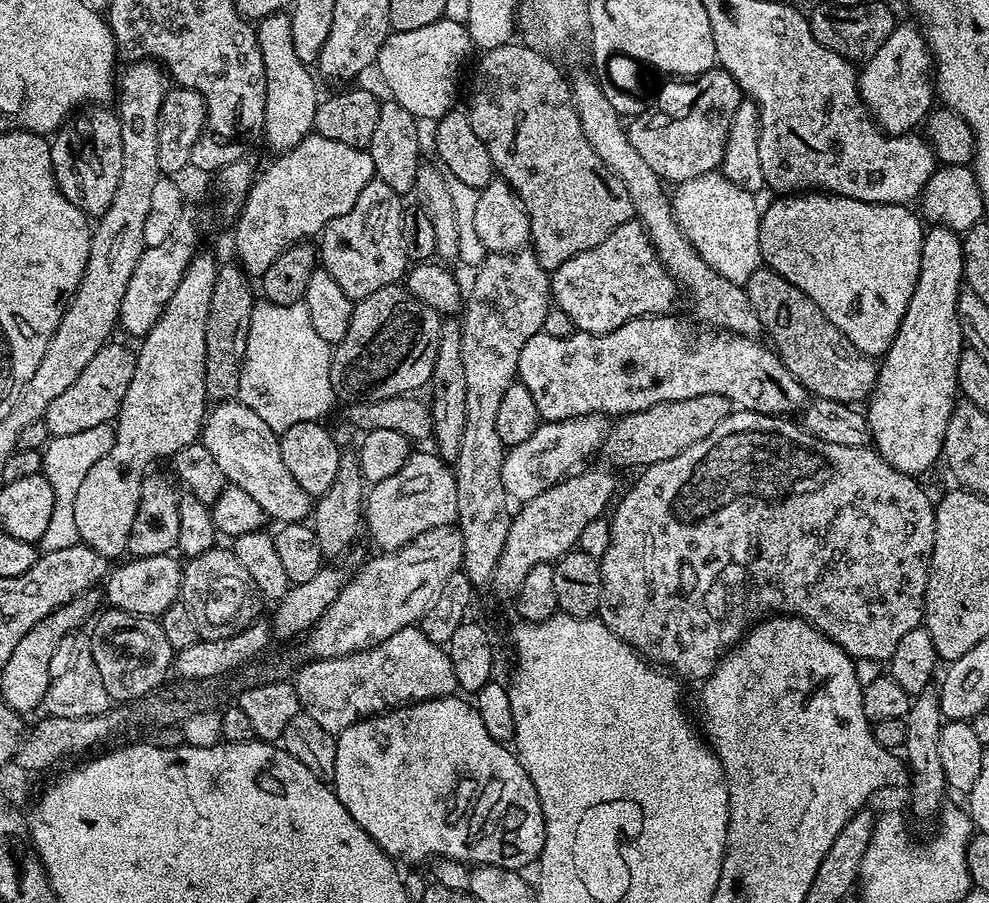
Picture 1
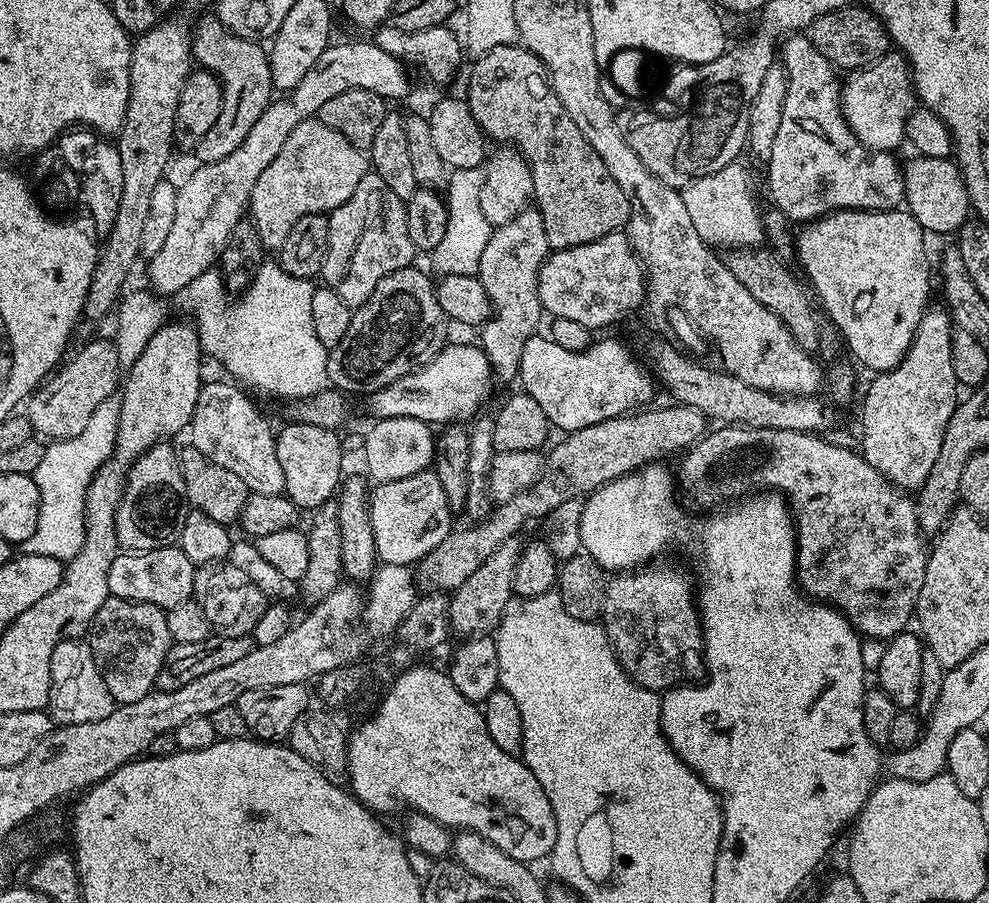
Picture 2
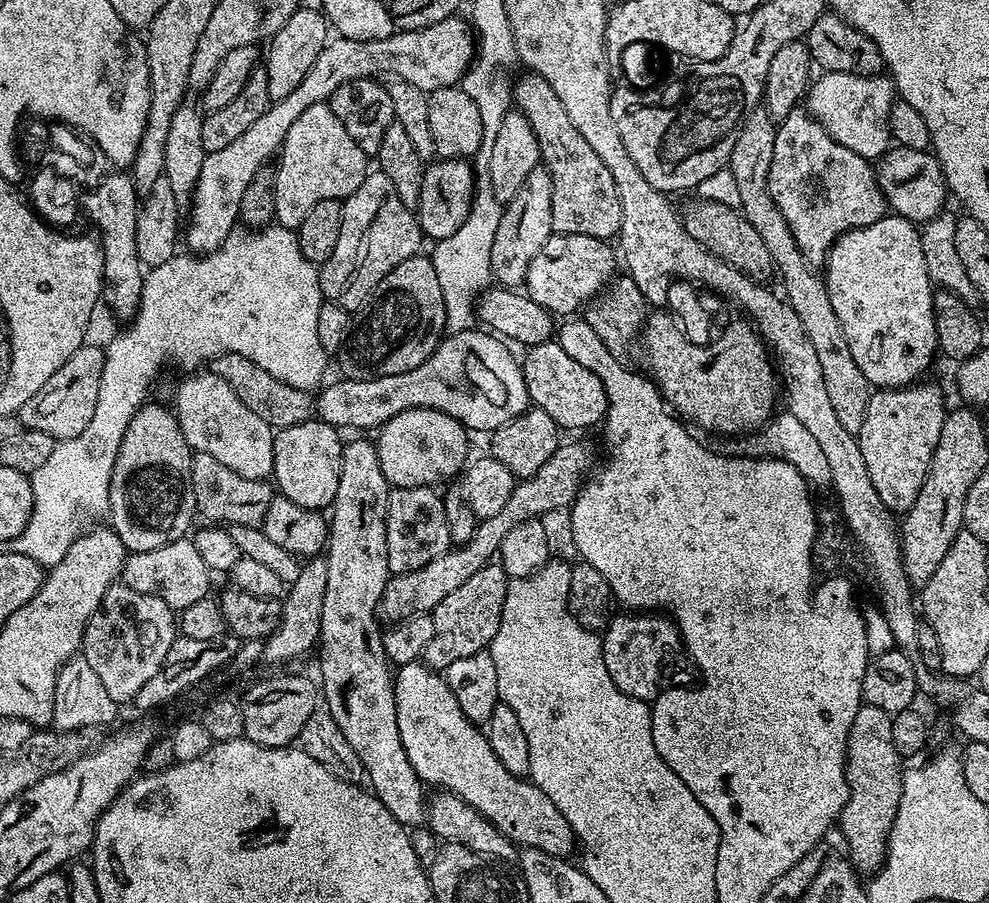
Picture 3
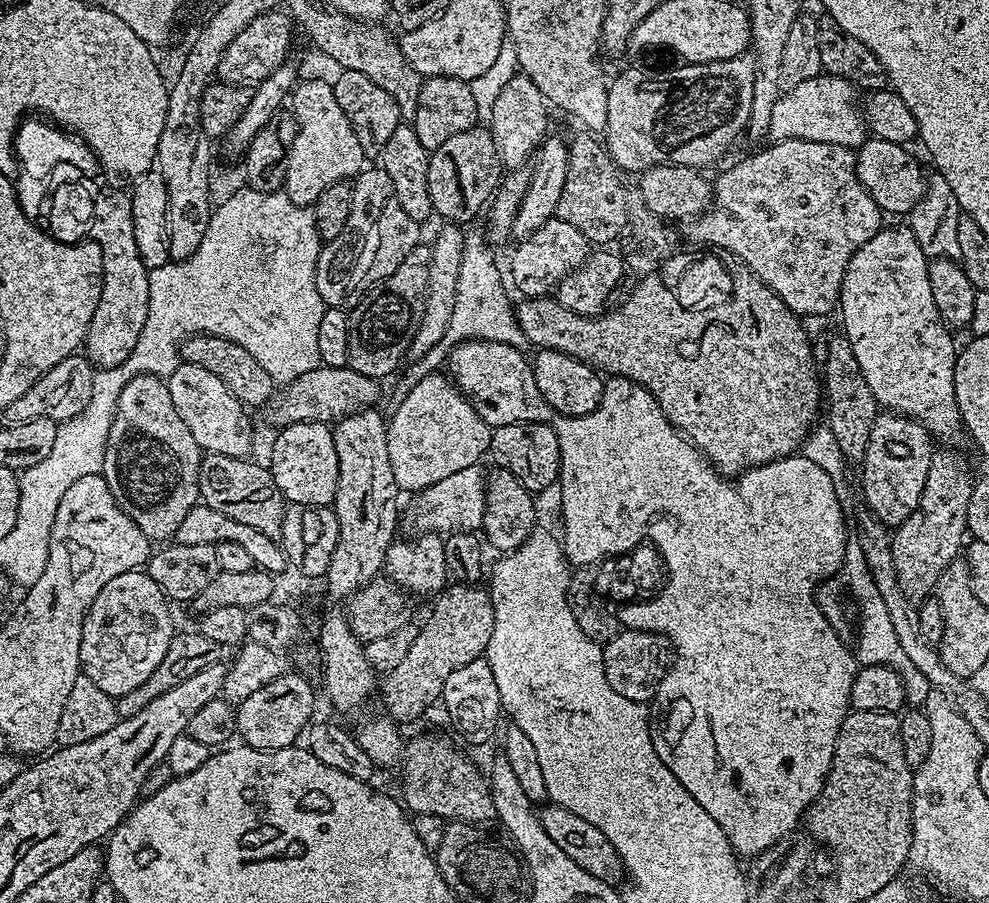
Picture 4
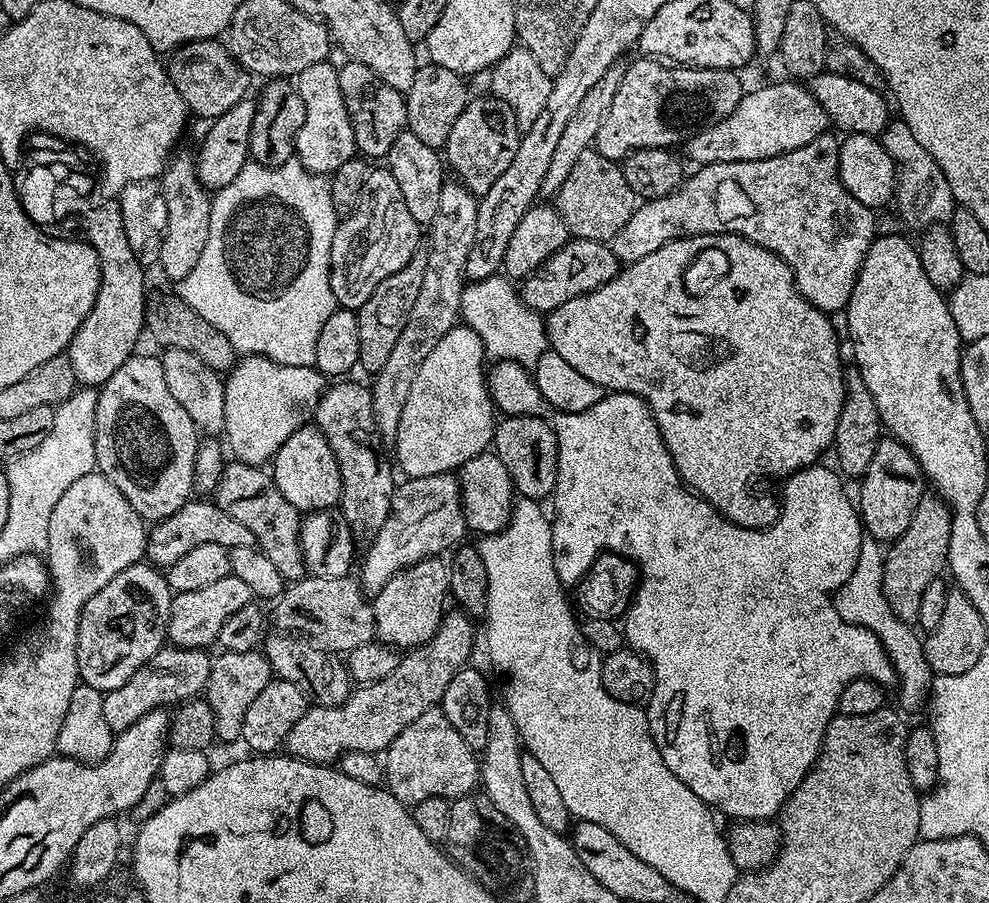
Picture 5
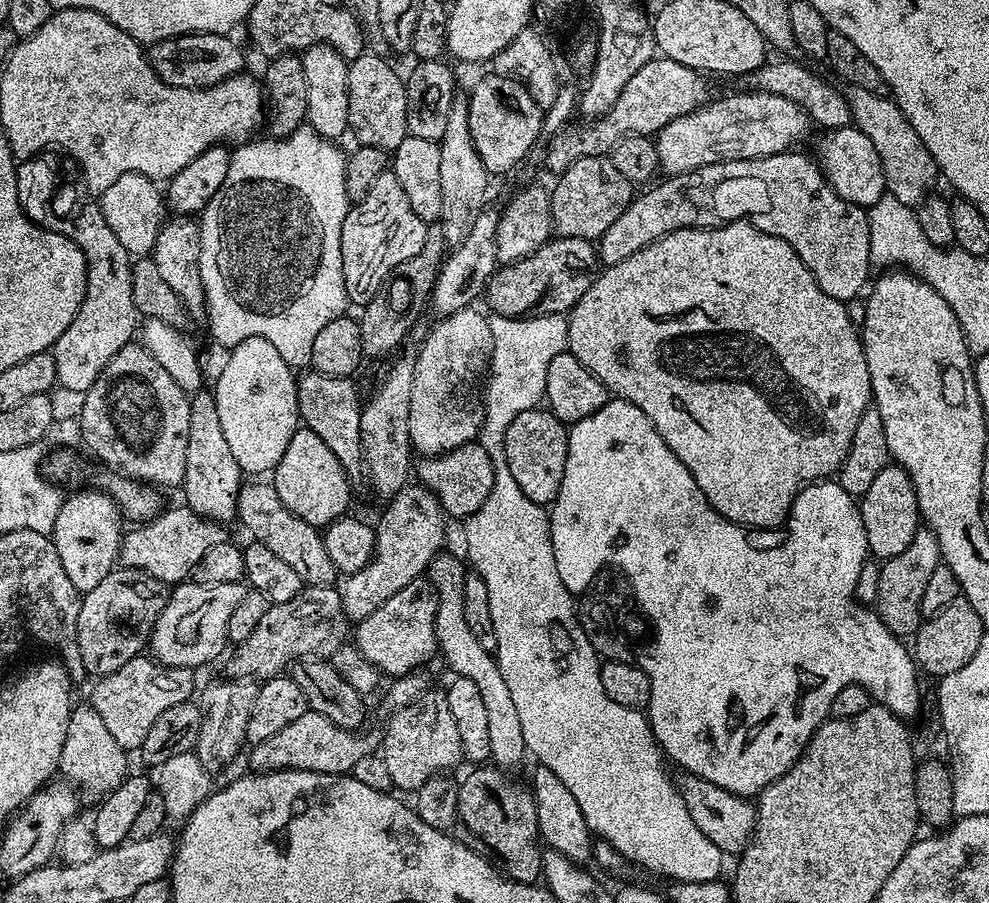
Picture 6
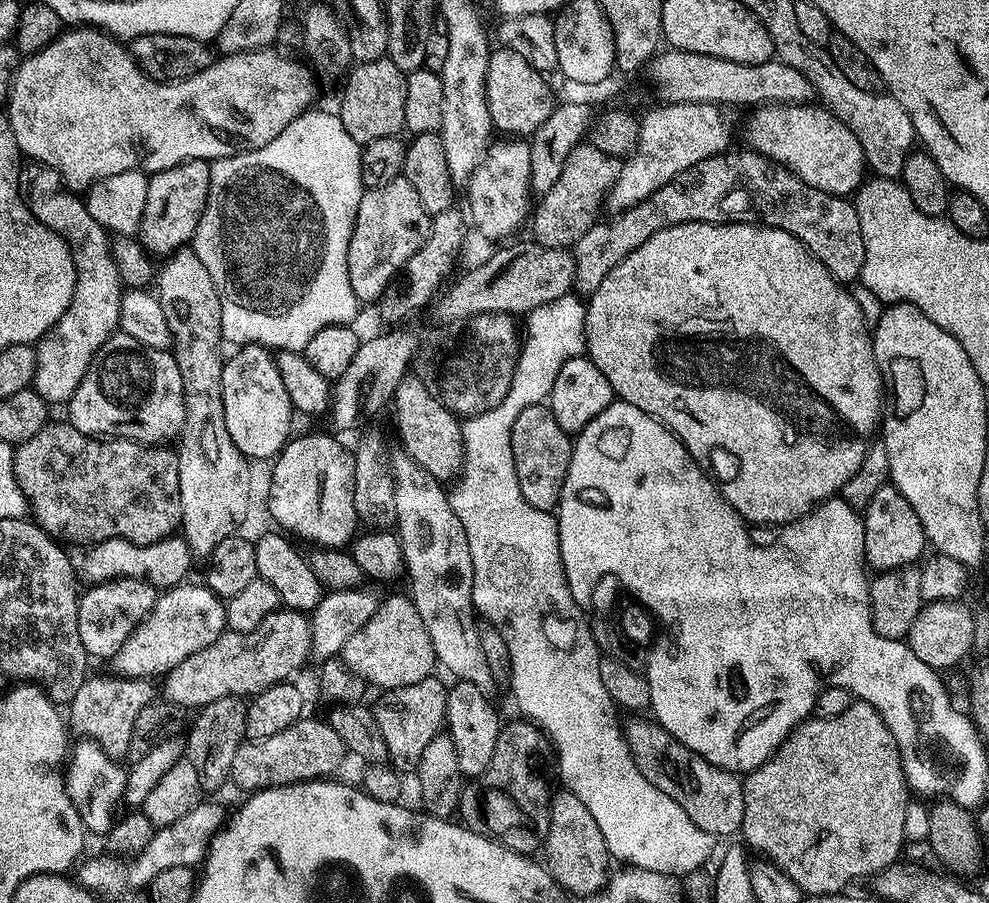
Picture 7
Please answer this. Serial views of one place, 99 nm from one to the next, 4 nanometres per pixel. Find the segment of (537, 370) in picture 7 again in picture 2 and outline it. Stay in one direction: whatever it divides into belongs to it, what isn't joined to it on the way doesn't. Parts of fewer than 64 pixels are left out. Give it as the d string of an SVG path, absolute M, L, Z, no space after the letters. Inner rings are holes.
M483 167L470 170L455 169L449 175L446 185L446 203L448 206L448 225L442 242L430 254L432 264L440 276L450 274L466 274L475 276L480 270L482 250L486 250L486 242L490 242L493 224L486 222L486 214L482 214L482 182Z

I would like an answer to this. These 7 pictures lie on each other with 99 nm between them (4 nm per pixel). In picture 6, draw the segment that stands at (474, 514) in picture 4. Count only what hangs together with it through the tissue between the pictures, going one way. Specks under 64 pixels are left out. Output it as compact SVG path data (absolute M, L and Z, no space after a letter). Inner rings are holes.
M409 483L400 493L393 496L391 500L383 505L384 513L380 516L380 521L375 521L376 529L376 549L372 555L372 560L362 570L355 572L353 576L344 576L339 581L338 591L342 598L342 610L348 615L349 621L359 622L370 618L386 598L394 598L402 586L410 586L410 582L421 579L427 573L429 564L441 551L441 544L444 540L444 520L446 513L441 506L440 500L429 488L421 486L419 483Z

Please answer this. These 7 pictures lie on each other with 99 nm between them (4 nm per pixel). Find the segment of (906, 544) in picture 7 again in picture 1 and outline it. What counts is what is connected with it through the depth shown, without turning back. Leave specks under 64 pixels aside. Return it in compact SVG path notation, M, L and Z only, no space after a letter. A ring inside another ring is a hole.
M929 227L922 242L922 258L914 294L902 318L902 326L898 326L898 334L894 334L894 342L879 361L876 387L872 389L866 404L871 443L876 453L891 468L907 476L919 477L920 472L934 467L936 460L938 464L944 450L946 426L958 403L958 358L966 347L962 326L958 326L958 294L964 283L964 246L961 237L948 228Z

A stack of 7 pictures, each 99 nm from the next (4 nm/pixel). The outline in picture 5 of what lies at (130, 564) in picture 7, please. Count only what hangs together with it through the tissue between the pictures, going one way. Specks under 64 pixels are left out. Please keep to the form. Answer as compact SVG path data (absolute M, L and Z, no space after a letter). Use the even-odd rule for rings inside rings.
M193 498L182 506L182 510L170 514L170 518L155 521L151 525L146 556L153 565L166 570L174 562L178 562L182 554L206 542L218 542L218 546L227 549L234 546L256 546L254 534L250 534L249 528L242 526L242 522L230 518L230 514L226 514L226 510L219 508L211 499Z

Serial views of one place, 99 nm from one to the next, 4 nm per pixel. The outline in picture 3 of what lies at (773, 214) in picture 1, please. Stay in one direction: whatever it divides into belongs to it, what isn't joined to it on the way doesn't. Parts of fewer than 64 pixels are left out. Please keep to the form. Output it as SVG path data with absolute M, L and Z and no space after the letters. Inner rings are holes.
M886 214L870 226L844 232L828 252L824 270L822 279L828 288L834 314L838 314L850 354L854 354L854 362L858 362L862 374L866 374L868 383L877 389L916 384L931 366L932 355L938 352L936 315L932 309L934 285L926 274L926 258L922 258L920 228L911 220Z

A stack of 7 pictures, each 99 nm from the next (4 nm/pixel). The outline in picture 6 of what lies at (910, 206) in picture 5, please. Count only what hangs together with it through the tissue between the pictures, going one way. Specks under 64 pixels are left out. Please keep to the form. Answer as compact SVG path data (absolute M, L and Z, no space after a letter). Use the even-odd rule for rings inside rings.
M847 86L843 93L852 111L852 124L862 130L874 150L878 150L887 195L898 198L903 204L919 206L935 189L932 187L938 181L938 169L930 150L922 146L922 138L914 134L914 126L910 126L906 114L902 114L895 100L888 96L870 94L870 90L858 90L858 86Z

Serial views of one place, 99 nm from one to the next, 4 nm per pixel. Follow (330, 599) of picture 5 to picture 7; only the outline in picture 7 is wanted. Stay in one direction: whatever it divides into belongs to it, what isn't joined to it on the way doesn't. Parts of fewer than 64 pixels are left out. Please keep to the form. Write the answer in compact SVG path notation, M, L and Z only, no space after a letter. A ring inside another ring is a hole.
M281 607L271 612L254 630L225 631L198 654L178 662L174 670L163 677L167 703L178 704L185 710L199 710L218 698L257 696L275 684L285 683L313 655L312 621L305 613Z

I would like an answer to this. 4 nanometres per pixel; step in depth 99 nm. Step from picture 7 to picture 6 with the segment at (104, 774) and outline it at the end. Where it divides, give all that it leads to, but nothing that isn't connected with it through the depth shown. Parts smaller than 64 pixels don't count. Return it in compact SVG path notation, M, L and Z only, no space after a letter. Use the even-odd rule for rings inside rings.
M77 703L68 719L66 742L62 742L59 775L83 795L85 792L88 796L103 798L129 775L128 760L129 753L118 746L118 742L114 742L110 730L106 730L106 725L102 723L102 718L98 718L98 710L94 710L91 703Z

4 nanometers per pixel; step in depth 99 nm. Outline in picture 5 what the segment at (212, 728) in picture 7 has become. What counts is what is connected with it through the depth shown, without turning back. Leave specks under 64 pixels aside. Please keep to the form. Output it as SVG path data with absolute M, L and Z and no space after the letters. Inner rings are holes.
M263 651L225 652L212 656L210 678L206 689L206 699L210 710L214 710L214 726L216 740L240 740L242 734L242 718L246 718L246 710L250 710L250 702L266 690L266 686L274 678L270 662Z

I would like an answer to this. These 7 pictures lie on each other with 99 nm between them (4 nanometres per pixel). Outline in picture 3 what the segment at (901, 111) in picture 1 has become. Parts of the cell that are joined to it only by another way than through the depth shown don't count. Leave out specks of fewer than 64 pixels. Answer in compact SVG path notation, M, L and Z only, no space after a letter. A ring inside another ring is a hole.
M821 71L809 83L806 112L828 131L834 142L846 146L846 150L854 150L854 154L866 158L869 162L876 162L890 147L892 132L888 129L888 119L897 100L896 85L887 74L859 76Z

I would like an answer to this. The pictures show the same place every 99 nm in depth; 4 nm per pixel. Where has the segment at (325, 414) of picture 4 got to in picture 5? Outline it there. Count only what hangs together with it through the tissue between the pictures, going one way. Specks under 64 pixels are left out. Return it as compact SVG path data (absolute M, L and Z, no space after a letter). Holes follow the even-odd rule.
M244 356L227 373L224 380L224 431L227 447L241 464L264 466L275 456L276 451L294 434L315 417L316 407L326 387L326 377L315 366L282 366L265 356Z

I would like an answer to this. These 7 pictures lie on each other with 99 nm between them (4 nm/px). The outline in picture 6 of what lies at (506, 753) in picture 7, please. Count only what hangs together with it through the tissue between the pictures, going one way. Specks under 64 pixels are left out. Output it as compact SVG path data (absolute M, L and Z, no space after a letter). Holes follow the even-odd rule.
M476 766L471 769L473 772L465 778L460 780L458 784L458 806L457 806L457 821L458 828L464 831L462 835L463 843L468 847L473 848L475 844L484 844L484 848L492 848L492 852L496 852L496 856L500 856L500 860L508 860L508 868L512 868L512 872L507 879L516 881L517 884L534 884L541 879L542 876L542 841L540 839L540 827L538 826L538 814L536 813L536 803L532 797L531 791L527 787L524 788L516 780L511 780L509 773L505 769L497 768L495 766Z

